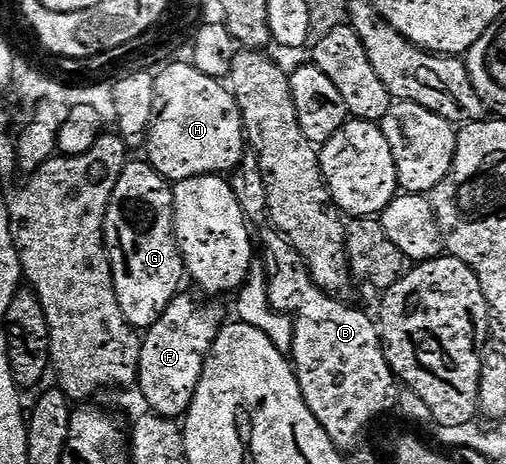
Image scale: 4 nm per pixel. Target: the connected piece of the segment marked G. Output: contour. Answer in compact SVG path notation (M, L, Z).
M141 160L131 161L121 179L121 191L126 191L126 204L124 214L126 220L122 221L118 230L121 238L120 244L124 252L126 275L117 279L117 289L120 293L120 303L123 314L129 323L138 330L146 330L153 326L171 306L171 302L179 295L183 278L186 278L186 260L179 243L176 232L176 206L174 205L174 190L171 183L158 173L151 163Z

